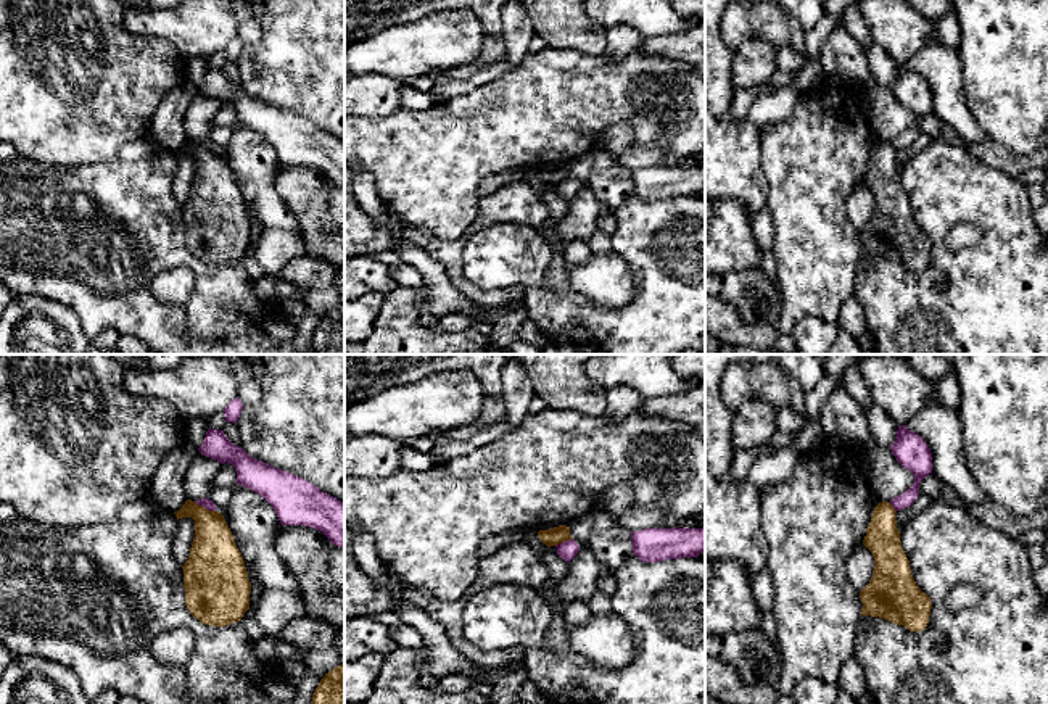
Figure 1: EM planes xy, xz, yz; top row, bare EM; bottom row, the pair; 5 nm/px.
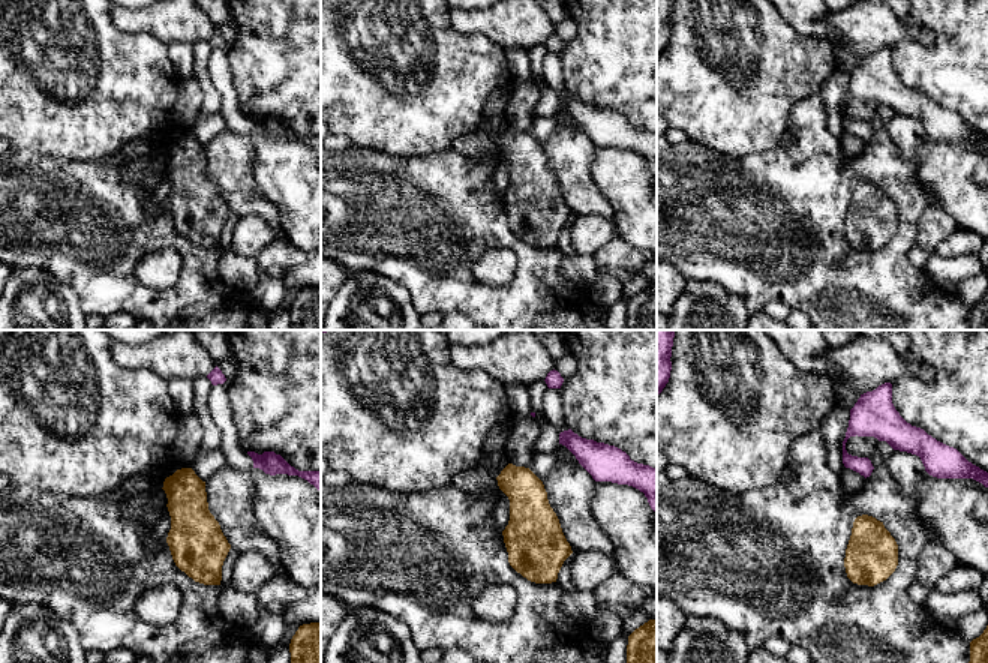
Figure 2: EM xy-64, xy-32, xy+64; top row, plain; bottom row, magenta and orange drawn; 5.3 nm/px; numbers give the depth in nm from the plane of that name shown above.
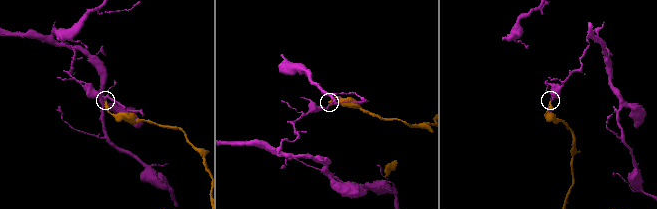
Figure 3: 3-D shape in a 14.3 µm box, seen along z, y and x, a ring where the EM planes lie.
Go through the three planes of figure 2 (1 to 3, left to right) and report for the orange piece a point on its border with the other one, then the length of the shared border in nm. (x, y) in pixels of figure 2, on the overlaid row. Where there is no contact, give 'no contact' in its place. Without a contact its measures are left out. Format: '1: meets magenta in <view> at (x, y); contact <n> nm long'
1: no contact
2: no contact
3: no contact

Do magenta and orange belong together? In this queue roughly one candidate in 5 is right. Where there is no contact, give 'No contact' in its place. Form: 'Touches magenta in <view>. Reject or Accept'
Touches magenta in xy. Reject

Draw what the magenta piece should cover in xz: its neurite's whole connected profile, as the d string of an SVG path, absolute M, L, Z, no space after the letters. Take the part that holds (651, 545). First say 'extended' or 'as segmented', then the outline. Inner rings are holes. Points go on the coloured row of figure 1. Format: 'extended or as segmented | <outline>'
as segmented | M644 528L631 532L631 541L642 562L697 557L705 549L705 528Z

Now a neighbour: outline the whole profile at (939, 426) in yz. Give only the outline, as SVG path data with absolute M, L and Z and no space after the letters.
M935 396L905 427L927 443L932 453L932 474L943 485L953 488L963 501L988 501L988 496L976 483L966 464L963 427L958 411L943 406L940 398Z

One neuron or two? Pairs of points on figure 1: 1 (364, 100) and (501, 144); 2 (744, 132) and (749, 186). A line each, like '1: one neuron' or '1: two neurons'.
1: two neurons
2: one neuron

